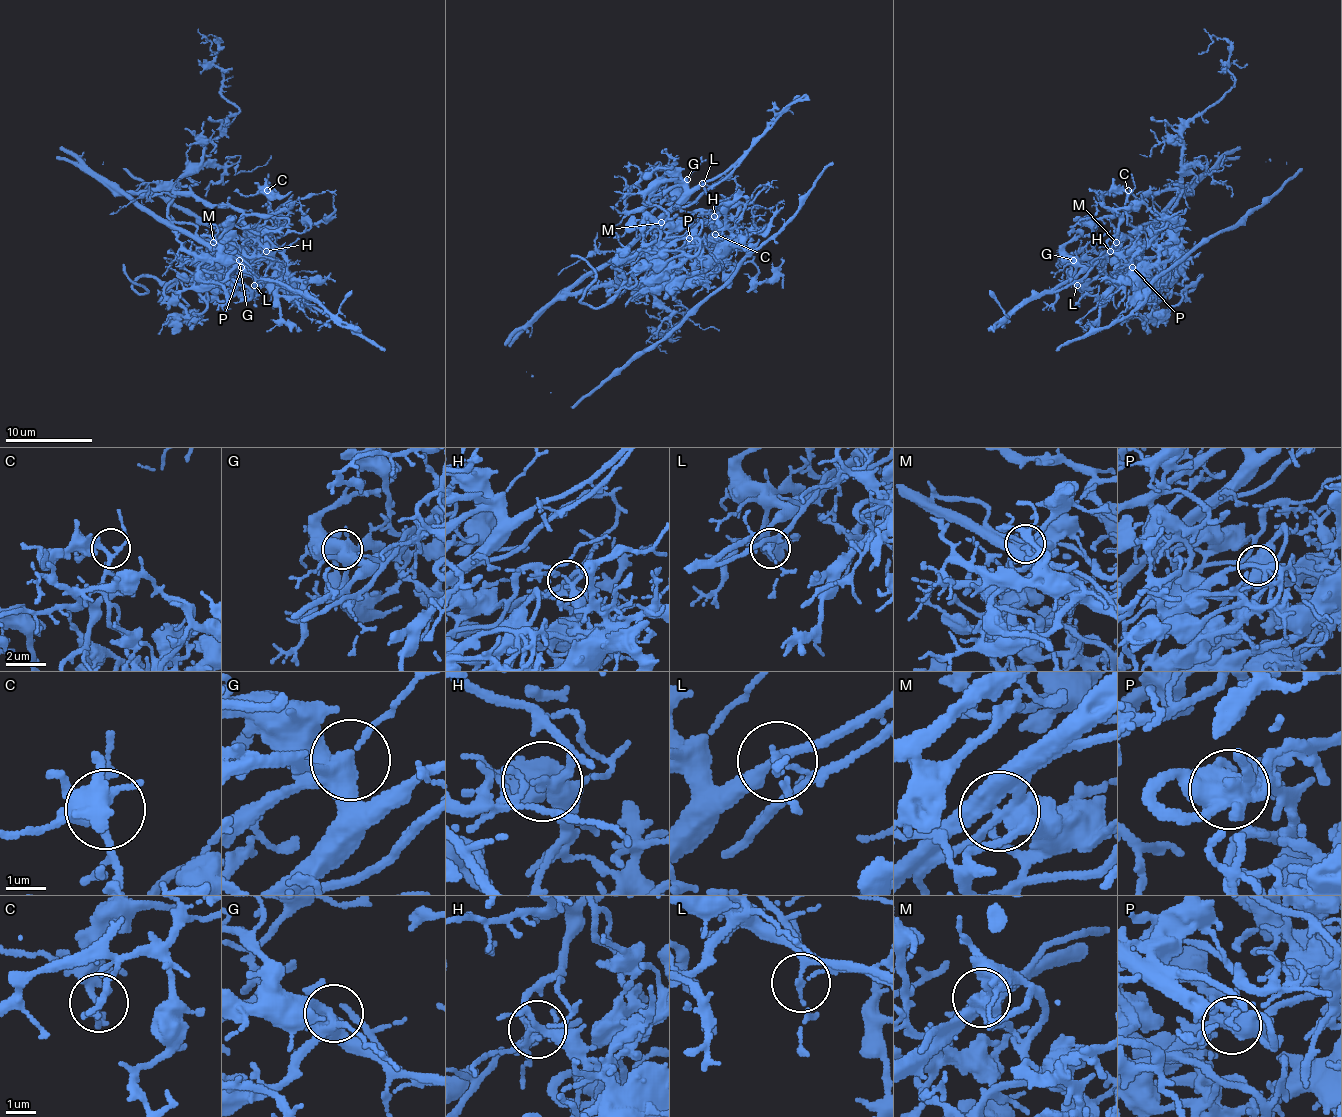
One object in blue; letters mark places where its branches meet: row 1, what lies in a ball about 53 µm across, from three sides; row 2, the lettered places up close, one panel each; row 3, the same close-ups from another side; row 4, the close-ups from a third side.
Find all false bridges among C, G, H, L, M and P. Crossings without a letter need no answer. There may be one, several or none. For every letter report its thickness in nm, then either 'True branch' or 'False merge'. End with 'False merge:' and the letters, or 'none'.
C: Thickness 140 nm. True branch
G: Thickness 400 nm. True branch
H: Thickness 200 nm. False merge
L: Thickness 150 nm. False merge
M: Thickness 420 nm. False merge
P: Thickness 550 nm. False merge
False merge: H, L, M, P

